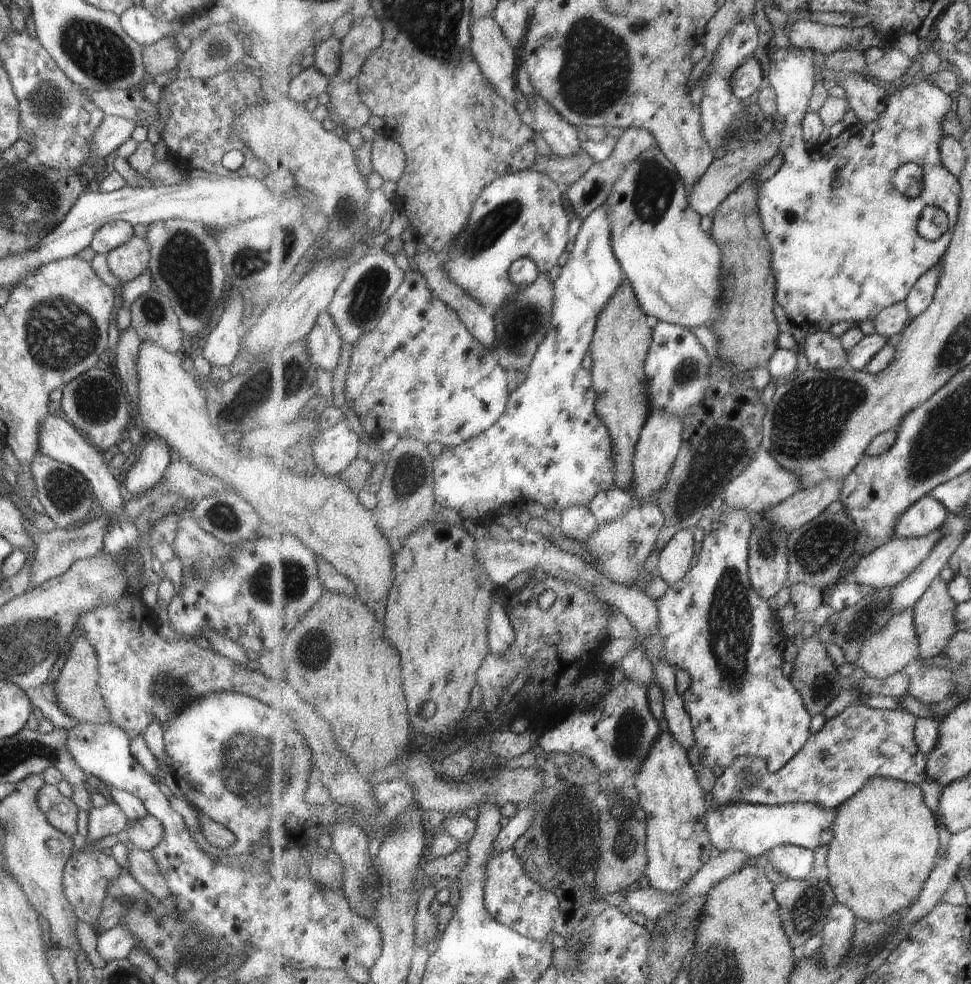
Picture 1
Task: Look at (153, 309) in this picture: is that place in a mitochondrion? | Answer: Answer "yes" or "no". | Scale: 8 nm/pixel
yes

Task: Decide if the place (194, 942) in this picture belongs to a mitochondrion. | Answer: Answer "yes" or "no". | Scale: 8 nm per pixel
no

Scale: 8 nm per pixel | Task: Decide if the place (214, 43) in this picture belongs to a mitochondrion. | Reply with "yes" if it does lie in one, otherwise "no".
yes

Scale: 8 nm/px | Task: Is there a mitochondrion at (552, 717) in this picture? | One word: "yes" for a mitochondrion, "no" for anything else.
no

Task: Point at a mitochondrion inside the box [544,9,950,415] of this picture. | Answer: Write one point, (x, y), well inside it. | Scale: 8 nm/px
(597, 69)

